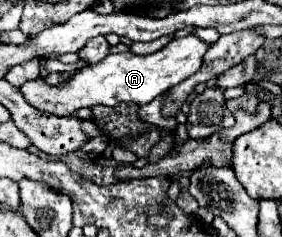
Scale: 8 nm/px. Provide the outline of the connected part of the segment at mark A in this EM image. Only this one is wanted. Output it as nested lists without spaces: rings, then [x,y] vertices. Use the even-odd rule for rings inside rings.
[[[186,35],[182,39],[172,39],[160,51],[150,55],[134,55],[132,51],[120,55],[108,55],[100,63],[86,65],[84,69],[76,71],[76,75],[68,83],[50,87],[44,79],[38,77],[30,83],[24,83],[20,91],[32,107],[54,115],[70,115],[80,107],[94,107],[94,105],[106,105],[106,107],[114,107],[118,103],[144,105],[156,99],[158,95],[166,93],[174,85],[182,83],[190,75],[194,75],[202,67],[208,49],[210,43],[198,39],[196,35]]]

